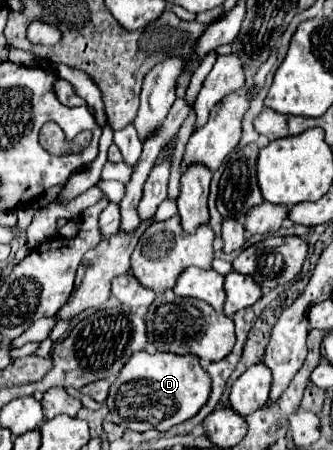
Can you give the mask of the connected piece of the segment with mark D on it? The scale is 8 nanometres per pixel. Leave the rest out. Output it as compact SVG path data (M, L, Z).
M134 353L122 367L118 379L110 385L108 409L110 419L132 431L156 429L166 433L170 427L194 417L210 395L210 377L200 367L196 355L174 355L174 353Z

